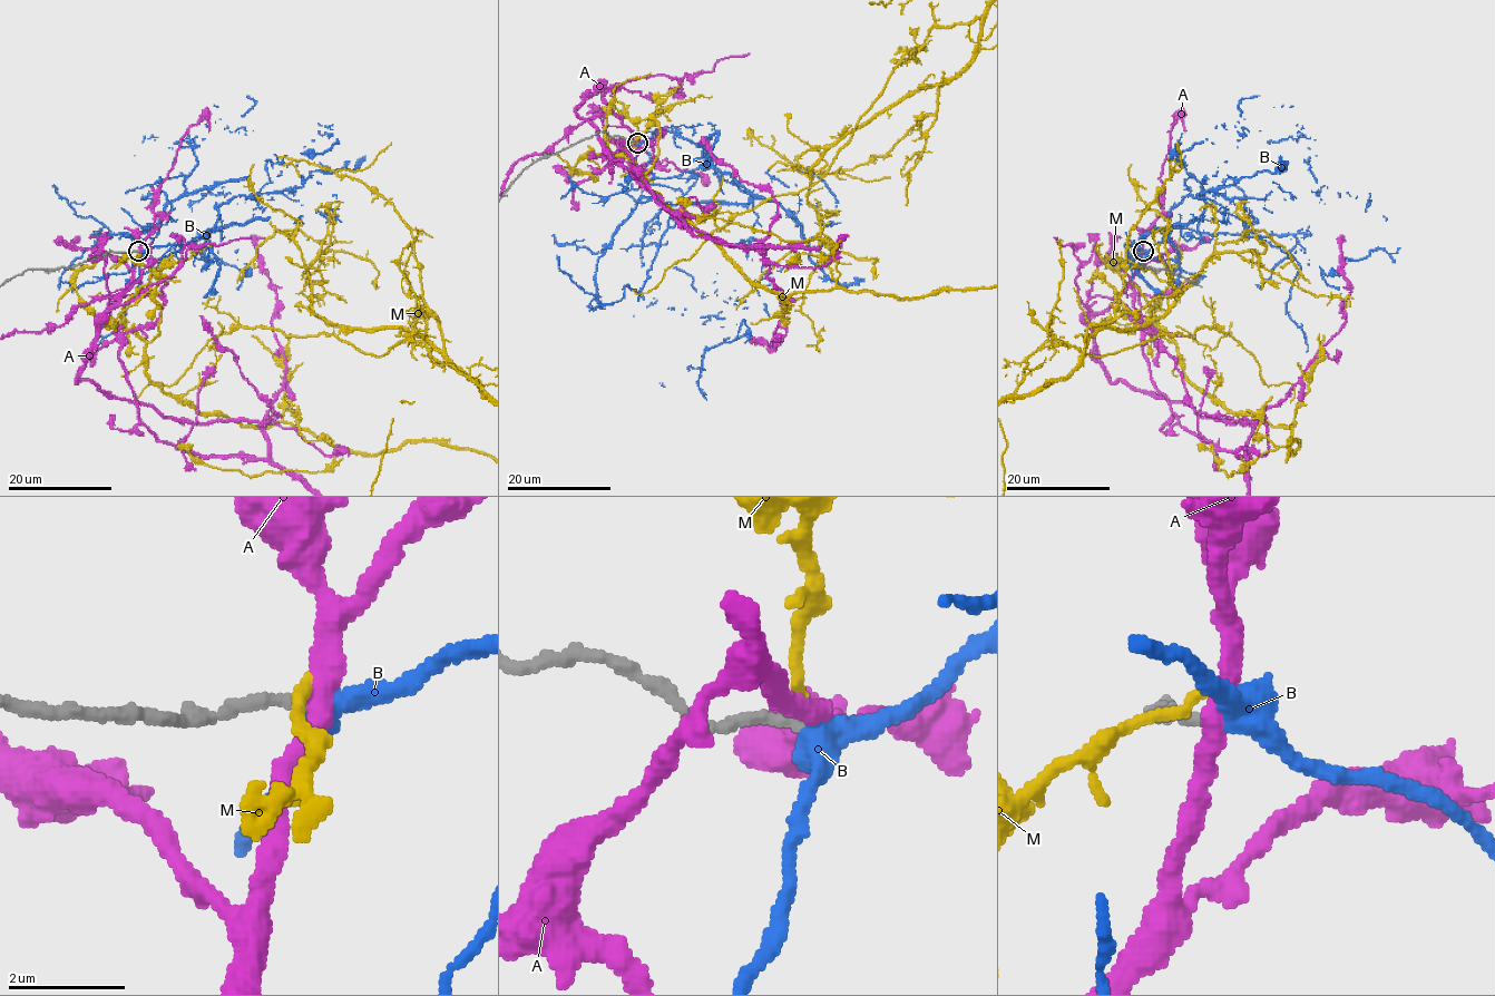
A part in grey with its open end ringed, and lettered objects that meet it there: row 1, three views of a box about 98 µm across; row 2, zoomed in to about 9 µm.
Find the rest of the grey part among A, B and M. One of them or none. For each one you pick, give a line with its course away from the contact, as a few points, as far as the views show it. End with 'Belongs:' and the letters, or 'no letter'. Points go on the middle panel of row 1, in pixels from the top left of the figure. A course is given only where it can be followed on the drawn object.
B: it runs (637, 142), (674, 132), (826, 226), (759, 282), (769, 314), (707, 295), (720, 243), (753, 237), (746, 259)
Belongs: B

